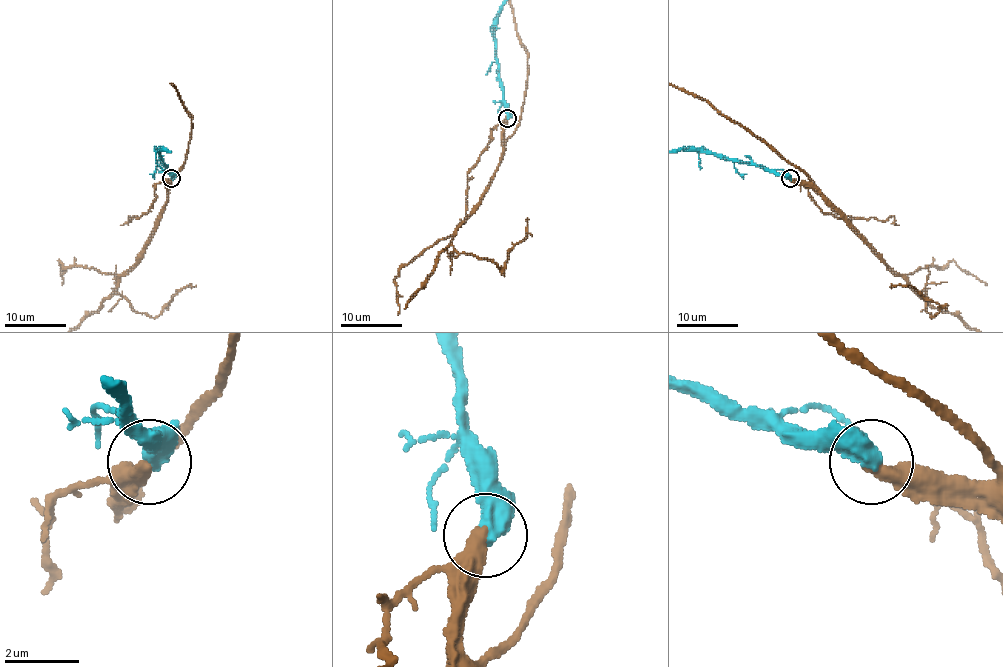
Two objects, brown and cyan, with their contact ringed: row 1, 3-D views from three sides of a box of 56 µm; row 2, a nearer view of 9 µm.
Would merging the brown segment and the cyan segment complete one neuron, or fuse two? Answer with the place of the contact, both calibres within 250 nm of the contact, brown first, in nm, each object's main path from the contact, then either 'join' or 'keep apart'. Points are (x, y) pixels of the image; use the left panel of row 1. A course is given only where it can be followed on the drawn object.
(171, 178) | 440/600 nm | cyan via (171, 179), (159, 152), (162, 149), (174, 152) | keep apart

